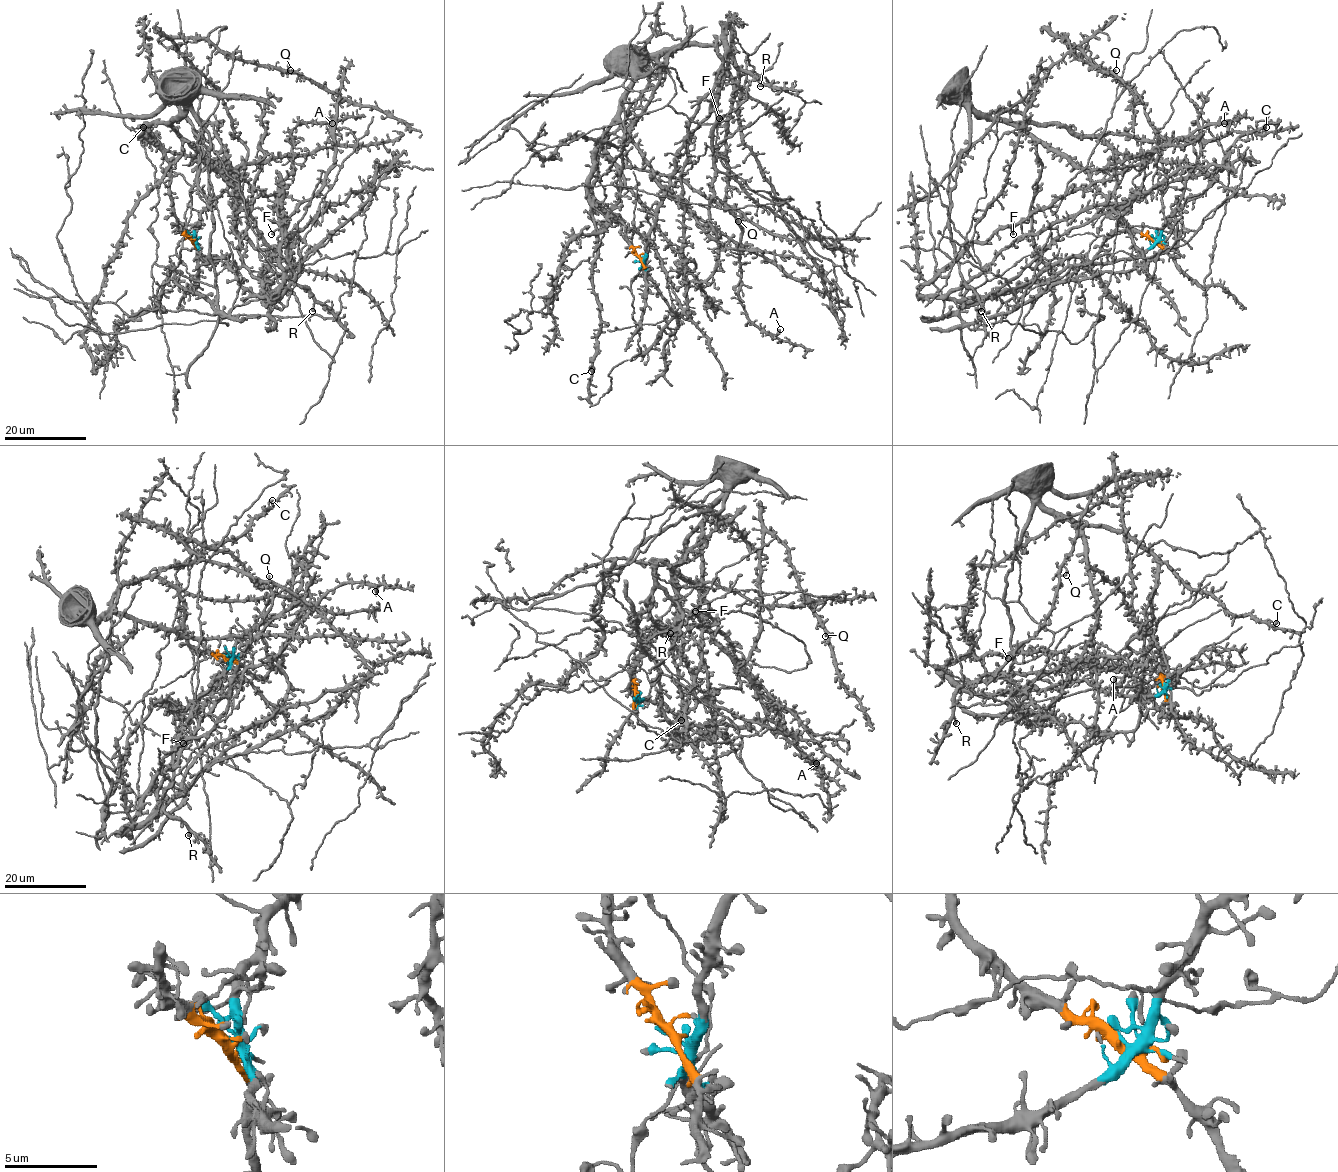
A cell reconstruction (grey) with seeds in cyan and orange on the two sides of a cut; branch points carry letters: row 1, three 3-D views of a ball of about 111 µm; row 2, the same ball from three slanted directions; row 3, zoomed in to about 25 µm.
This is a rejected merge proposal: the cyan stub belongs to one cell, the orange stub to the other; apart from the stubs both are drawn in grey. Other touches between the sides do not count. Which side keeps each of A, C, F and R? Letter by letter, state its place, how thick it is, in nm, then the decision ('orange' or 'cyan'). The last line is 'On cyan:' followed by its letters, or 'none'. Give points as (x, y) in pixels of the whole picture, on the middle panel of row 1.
A: at (780, 329); 400 nm thick; cyan
C: at (591, 371); 440 nm thick; orange
F: at (719, 118); 340 nm thick; cyan
R: at (760, 86); 400 nm thick; cyan
On cyan: A, F, R

